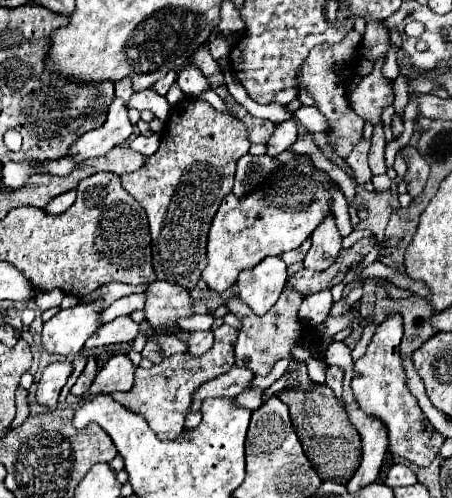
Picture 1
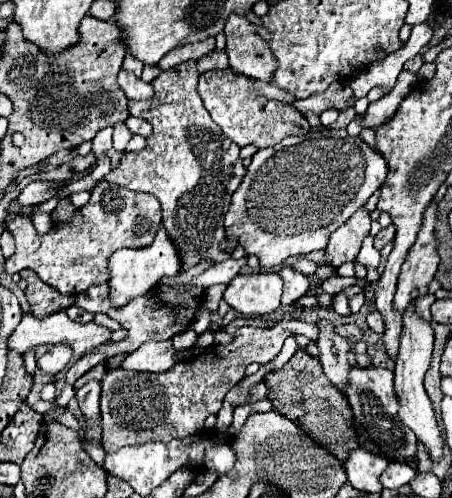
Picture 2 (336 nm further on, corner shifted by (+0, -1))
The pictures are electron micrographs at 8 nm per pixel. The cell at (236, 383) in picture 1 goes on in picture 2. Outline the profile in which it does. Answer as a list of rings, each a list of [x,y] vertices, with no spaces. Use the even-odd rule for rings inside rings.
[[[353,367],[349,375],[347,399],[351,403],[357,423],[365,427],[367,435],[379,445],[385,457],[389,459],[415,459],[417,457],[417,437],[409,427],[401,423],[397,415],[399,401],[393,391],[393,371],[381,369],[381,367],[369,367],[369,369]]]

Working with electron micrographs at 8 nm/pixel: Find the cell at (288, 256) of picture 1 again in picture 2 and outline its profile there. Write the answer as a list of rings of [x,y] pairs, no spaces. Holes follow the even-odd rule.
[[[283,267],[279,271],[281,279],[283,279],[283,299],[281,305],[291,305],[293,301],[297,301],[301,295],[307,293],[309,289],[309,281],[303,273],[291,269],[291,267]]]

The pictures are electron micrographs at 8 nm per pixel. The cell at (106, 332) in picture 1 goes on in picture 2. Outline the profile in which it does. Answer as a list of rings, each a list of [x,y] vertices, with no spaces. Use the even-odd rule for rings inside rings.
[[[57,311],[57,313],[53,313],[53,315],[45,317],[45,319],[37,319],[37,317],[33,317],[29,313],[29,315],[23,315],[19,327],[9,337],[9,349],[11,351],[25,353],[27,349],[37,347],[37,345],[57,345],[57,343],[65,343],[73,351],[73,361],[77,361],[79,357],[83,357],[85,353],[93,351],[95,347],[99,347],[103,343],[109,343],[109,337],[111,337],[111,331],[109,329],[105,329],[105,327],[101,327],[97,323],[87,323],[87,325],[75,323],[75,321],[69,319],[69,315],[65,311]]]

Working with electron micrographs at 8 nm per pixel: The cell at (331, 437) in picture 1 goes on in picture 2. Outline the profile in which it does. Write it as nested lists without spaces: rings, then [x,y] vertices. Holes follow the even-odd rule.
[[[299,347],[295,355],[281,369],[265,373],[263,381],[269,387],[267,399],[273,403],[273,409],[285,415],[287,419],[291,419],[317,445],[325,447],[337,459],[341,461],[347,459],[345,455],[349,455],[349,451],[359,445],[357,433],[353,427],[353,413],[347,397],[329,383],[321,363],[315,357],[311,357],[305,349]]]

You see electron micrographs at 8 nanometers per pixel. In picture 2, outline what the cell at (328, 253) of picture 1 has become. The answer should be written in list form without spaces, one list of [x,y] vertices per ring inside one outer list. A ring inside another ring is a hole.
[[[317,321],[315,325],[321,331],[317,337],[317,347],[321,351],[319,361],[323,365],[323,371],[339,391],[345,391],[349,385],[349,371],[351,371],[351,365],[347,361],[349,343],[333,331],[333,323]]]

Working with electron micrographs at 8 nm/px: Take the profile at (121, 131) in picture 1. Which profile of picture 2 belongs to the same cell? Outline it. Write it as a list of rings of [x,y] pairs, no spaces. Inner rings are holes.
[[[125,69],[119,71],[119,85],[125,91],[127,99],[141,101],[141,99],[153,97],[153,87],[149,83],[145,83],[143,79],[135,77],[135,73],[131,73],[131,71],[125,71]]]

